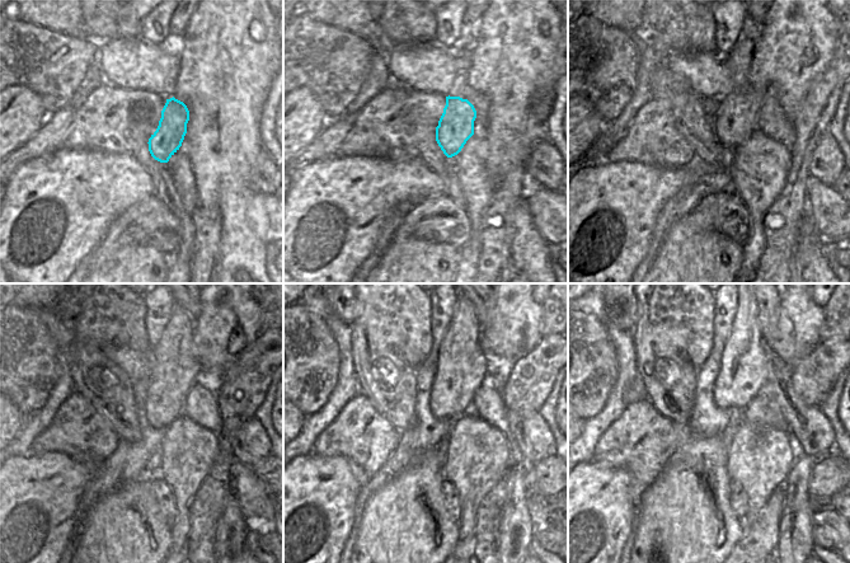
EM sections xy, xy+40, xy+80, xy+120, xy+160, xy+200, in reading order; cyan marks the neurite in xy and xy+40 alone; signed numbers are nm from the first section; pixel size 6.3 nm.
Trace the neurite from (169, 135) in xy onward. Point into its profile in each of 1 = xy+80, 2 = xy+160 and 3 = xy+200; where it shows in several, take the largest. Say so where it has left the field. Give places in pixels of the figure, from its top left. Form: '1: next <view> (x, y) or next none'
1: next xy+80 (735, 120)
2: next xy+160 (461, 369)
3: next xy+200 (747, 365)

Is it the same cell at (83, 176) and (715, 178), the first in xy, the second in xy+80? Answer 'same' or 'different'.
different

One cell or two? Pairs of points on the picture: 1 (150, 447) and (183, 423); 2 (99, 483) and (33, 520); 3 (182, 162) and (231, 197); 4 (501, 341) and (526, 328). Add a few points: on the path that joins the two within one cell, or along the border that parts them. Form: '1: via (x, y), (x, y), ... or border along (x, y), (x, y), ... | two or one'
1: border along (164, 430), (160, 465), (158, 468) | two
2: border along (93, 470), (78, 502), (76, 522) | two
3: border along (183, 140), (183, 150), (191, 164), (198, 197) | two
4: via (507, 337), (516, 328), (520, 328) | one

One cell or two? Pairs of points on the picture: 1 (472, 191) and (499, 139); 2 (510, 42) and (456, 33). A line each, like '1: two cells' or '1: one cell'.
1: two cells
2: two cells

